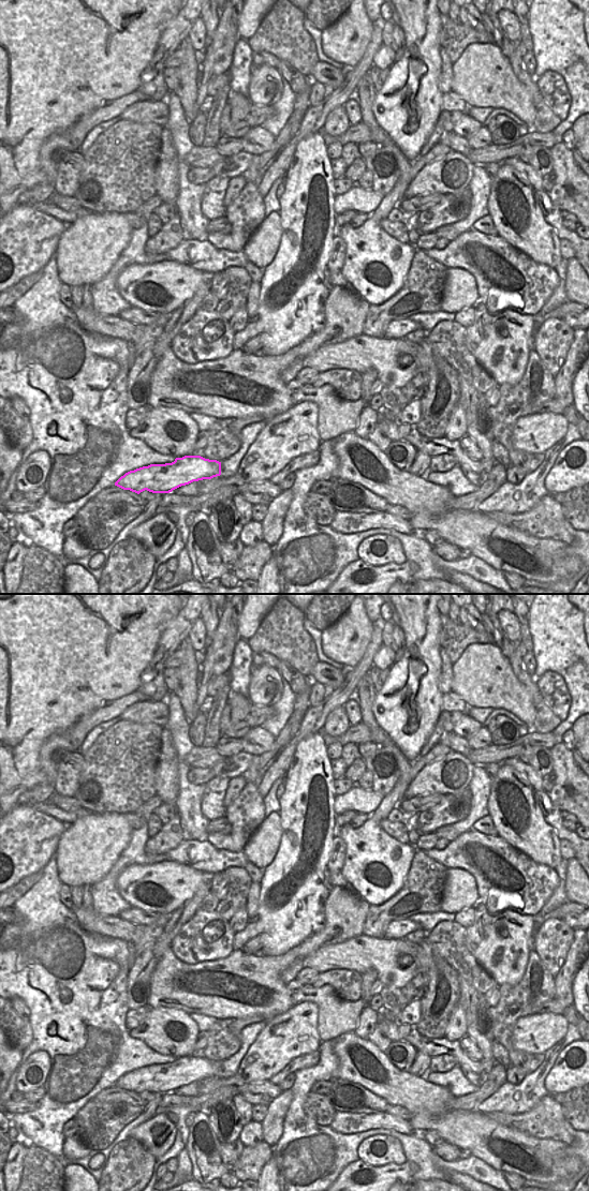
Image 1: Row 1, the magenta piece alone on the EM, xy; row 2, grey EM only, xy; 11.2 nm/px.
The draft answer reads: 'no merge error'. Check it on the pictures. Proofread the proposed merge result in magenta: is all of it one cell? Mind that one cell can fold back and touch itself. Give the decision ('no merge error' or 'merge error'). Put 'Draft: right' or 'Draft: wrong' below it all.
no merge error
Draft: right

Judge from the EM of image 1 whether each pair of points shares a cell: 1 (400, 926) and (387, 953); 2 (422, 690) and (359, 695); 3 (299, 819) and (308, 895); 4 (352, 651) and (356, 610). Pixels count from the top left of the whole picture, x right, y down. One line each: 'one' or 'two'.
1: two
2: two
3: one
4: one

